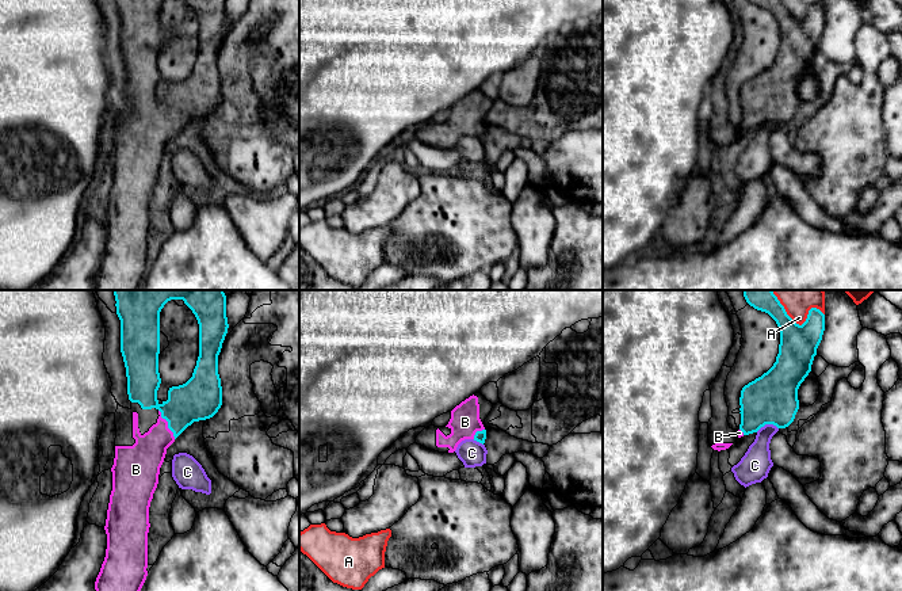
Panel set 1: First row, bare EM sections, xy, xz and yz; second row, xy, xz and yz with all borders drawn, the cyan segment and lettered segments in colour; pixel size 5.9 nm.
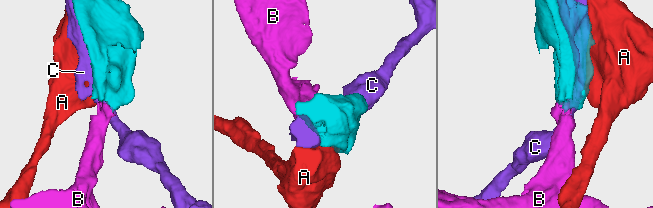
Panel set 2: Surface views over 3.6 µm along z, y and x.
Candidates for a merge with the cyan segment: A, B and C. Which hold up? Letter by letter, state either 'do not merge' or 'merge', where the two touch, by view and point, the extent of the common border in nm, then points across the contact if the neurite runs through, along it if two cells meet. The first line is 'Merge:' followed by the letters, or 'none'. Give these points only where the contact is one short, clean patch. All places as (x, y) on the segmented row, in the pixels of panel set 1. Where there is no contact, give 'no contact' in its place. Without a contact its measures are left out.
Merge: B
A: do not merge; meets cyan in yz at (795, 323); contact 360 nm long
B: merge; meets cyan in xy at (168, 424); contact 200 nm long; runs through xy (201, 397), (191, 401), (168, 424), (144, 458)
C: do not merge; meets cyan in yz at (767, 423); contact 140 nm long

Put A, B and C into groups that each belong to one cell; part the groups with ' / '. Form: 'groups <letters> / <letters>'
groups A / B / C

